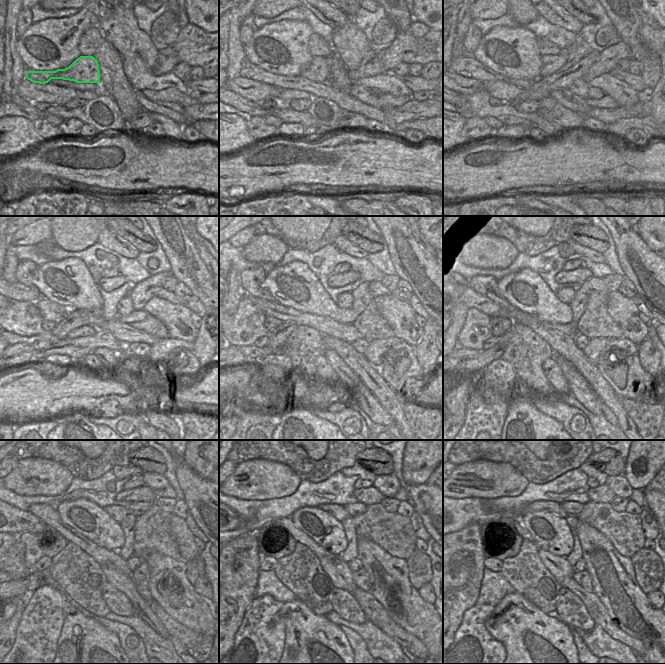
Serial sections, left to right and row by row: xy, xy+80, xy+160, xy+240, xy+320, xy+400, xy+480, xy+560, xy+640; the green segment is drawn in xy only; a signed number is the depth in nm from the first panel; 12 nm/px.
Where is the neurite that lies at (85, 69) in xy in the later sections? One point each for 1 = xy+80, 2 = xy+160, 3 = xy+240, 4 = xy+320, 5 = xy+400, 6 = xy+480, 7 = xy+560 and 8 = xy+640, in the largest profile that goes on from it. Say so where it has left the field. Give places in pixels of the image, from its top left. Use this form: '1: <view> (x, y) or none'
1: xy+80 (318, 71)
2: xy+160 (550, 64)
3: xy+240 (108, 284)
4: xy+320 (350, 277)
5: xy+400 (580, 275)
6: xy+480 (144, 494)
7: xy+560 (367, 496)
8: xy+640 (602, 494)

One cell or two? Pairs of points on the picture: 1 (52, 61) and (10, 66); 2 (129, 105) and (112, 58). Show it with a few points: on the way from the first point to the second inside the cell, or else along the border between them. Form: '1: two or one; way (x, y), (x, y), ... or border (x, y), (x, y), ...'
1: two; border (18, 41), (16, 51), (27, 70)
2: one; way (123, 93), (112, 78), (112, 70)

